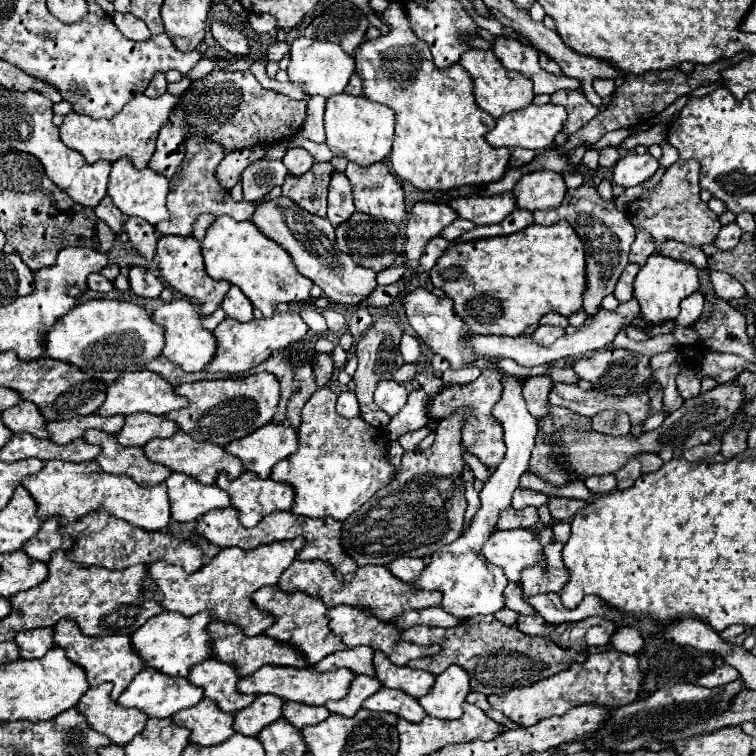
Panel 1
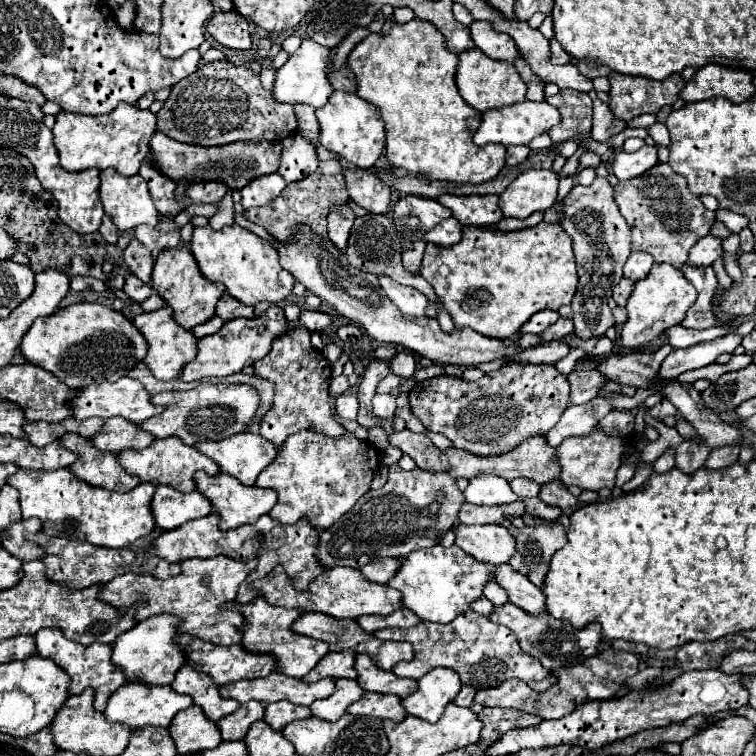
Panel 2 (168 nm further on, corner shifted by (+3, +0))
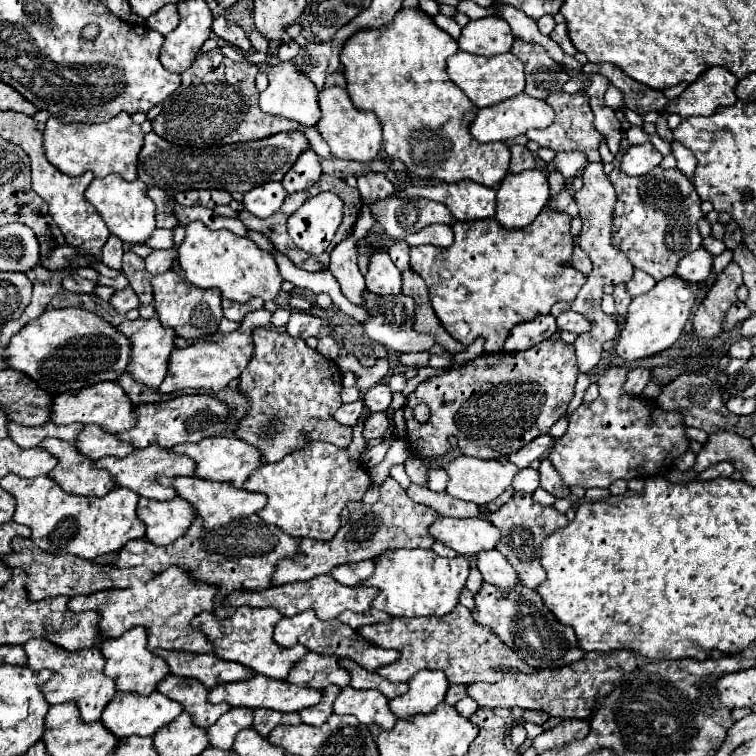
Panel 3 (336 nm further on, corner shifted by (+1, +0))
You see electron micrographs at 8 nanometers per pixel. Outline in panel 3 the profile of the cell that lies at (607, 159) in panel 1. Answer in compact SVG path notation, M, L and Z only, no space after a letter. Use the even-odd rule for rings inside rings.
M569 151L569 153L557 153L555 159L547 165L547 173L561 171L565 179L571 179L577 175L577 171L585 167L585 155L579 151Z

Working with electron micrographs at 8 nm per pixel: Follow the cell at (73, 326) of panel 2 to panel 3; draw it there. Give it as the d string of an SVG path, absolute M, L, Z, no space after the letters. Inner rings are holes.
M49 309L15 333L3 359L15 371L31 377L43 391L65 393L99 381L117 381L127 367L129 343L107 321L85 309Z

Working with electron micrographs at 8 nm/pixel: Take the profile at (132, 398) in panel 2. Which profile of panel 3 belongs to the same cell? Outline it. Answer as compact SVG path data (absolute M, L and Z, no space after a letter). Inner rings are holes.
M97 383L79 391L67 391L61 393L53 399L51 405L51 415L49 421L55 425L67 425L67 423L95 423L99 425L103 431L111 431L111 433L123 433L127 429L131 429L135 425L135 413L133 413L133 403L129 401L129 397L123 393L123 389L119 387L119 383Z

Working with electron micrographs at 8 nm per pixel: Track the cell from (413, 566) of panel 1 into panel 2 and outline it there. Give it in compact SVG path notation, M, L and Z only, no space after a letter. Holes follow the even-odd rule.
M375 559L373 563L367 563L365 567L361 567L359 571L363 571L363 575L369 581L389 583L389 579L397 575L399 569L401 569L401 559Z

